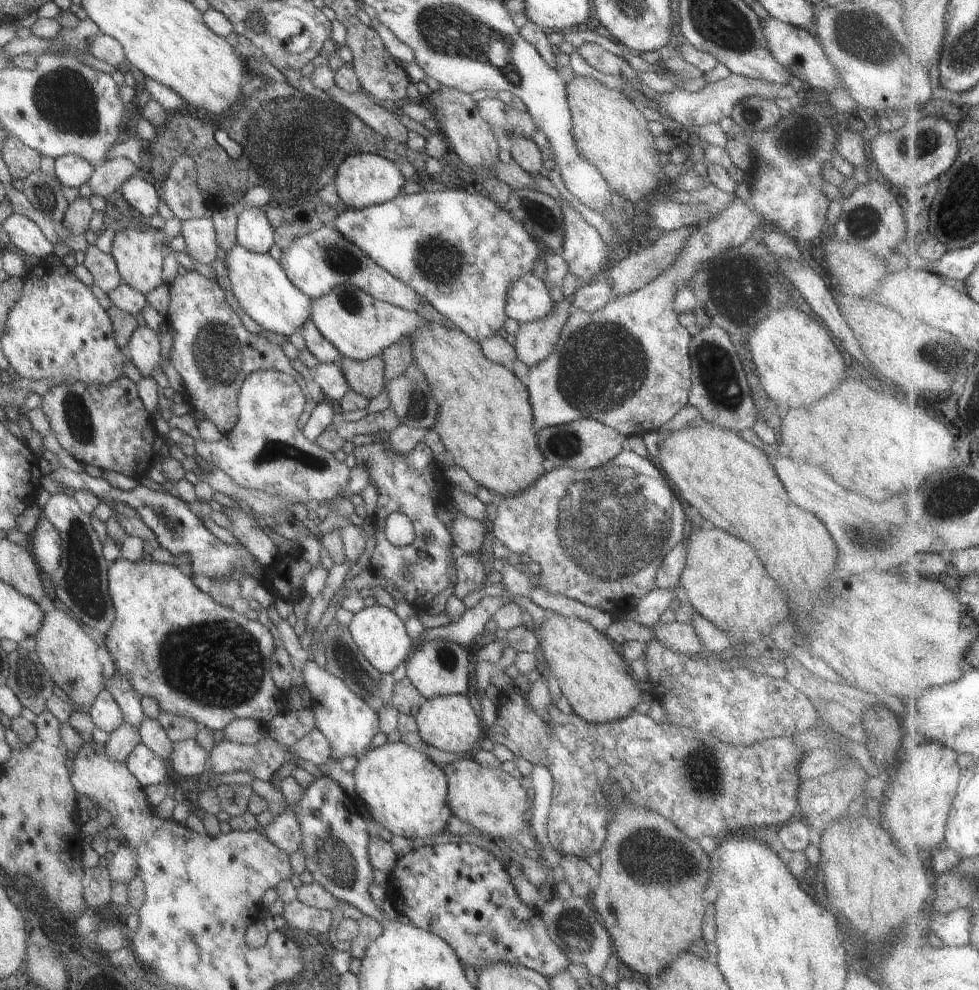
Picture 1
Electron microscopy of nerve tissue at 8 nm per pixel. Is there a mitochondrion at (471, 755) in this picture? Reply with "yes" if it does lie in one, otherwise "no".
no

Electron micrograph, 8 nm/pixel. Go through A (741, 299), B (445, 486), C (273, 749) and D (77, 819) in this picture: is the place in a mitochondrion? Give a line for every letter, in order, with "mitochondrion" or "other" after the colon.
A: other
B: other
C: other
D: other

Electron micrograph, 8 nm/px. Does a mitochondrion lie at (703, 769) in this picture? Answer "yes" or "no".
yes

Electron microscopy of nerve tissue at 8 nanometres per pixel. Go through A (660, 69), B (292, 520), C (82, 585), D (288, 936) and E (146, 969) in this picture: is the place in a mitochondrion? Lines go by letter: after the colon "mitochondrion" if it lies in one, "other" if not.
A: other
B: other
C: mitochondrion
D: other
E: other

